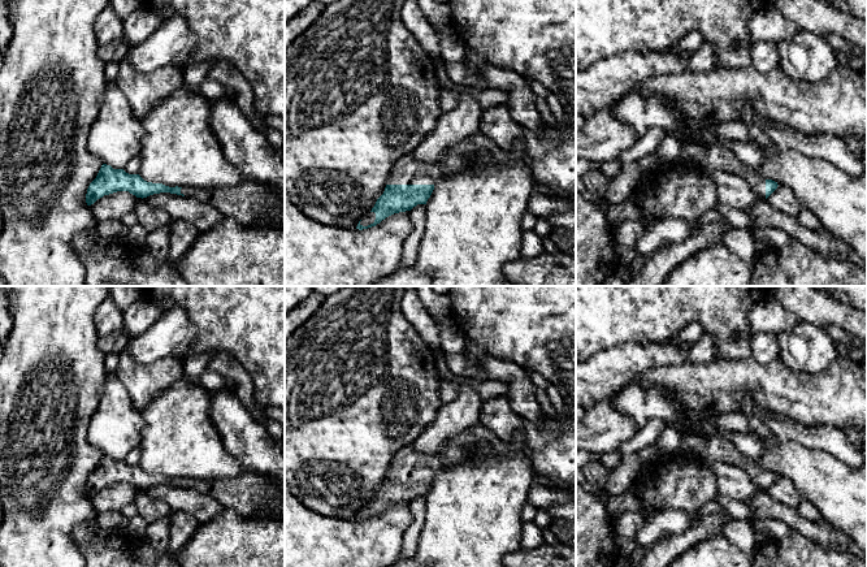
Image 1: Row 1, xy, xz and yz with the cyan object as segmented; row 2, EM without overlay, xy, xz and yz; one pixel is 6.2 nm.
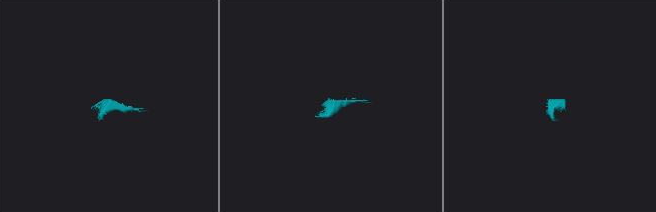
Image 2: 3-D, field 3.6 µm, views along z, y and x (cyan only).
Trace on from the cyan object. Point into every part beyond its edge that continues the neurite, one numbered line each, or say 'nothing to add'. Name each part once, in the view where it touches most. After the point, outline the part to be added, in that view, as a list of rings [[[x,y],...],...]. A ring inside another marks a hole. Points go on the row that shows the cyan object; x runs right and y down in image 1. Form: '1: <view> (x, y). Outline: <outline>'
1: xz (407, 171). Outline: [[[478,131],[452,146],[437,163],[424,163],[412,153],[400,157],[394,164],[386,185],[434,185],[439,178],[468,170],[472,155],[482,152],[490,152],[498,164],[506,159],[504,151]]]
2: xz (369, 219). Outline: [[[369,212],[367,216],[364,216],[360,221],[360,225],[363,226],[368,226],[370,224],[373,224],[376,220],[376,213],[374,212]]]

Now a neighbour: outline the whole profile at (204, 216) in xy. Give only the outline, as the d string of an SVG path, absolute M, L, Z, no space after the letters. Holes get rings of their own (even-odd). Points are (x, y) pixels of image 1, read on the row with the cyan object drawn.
M170 192L153 194L147 198L138 198L153 208L164 209L173 220L183 220L195 225L200 233L209 231L220 224L225 216L212 204L195 198L182 196Z

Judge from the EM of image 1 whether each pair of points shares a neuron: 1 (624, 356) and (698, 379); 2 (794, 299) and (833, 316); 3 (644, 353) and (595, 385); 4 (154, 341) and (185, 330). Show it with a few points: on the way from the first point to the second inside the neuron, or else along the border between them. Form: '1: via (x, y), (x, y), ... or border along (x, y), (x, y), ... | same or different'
1: border along (686, 362), (679, 366), (649, 368), (632, 381) | different
2: via (803, 299), (824, 311) | same
3: via (632, 359), (607, 373) | same
4: via (161, 340), (177, 333) | same

